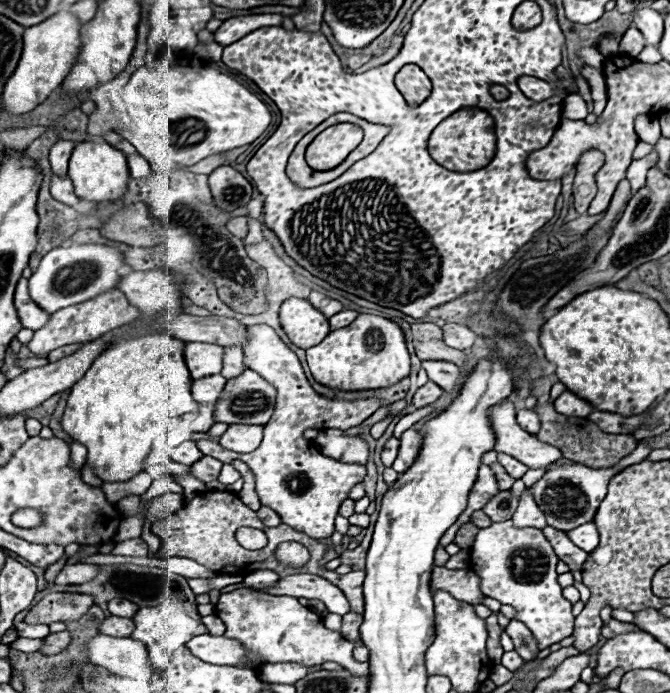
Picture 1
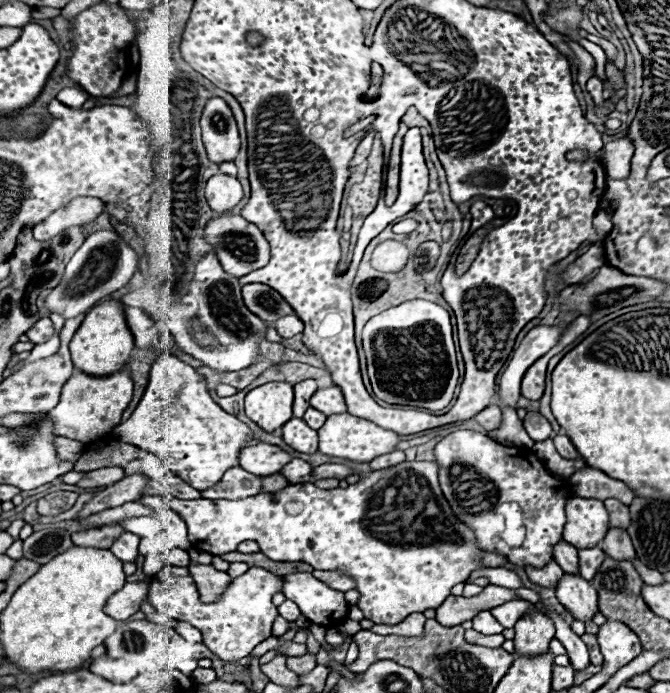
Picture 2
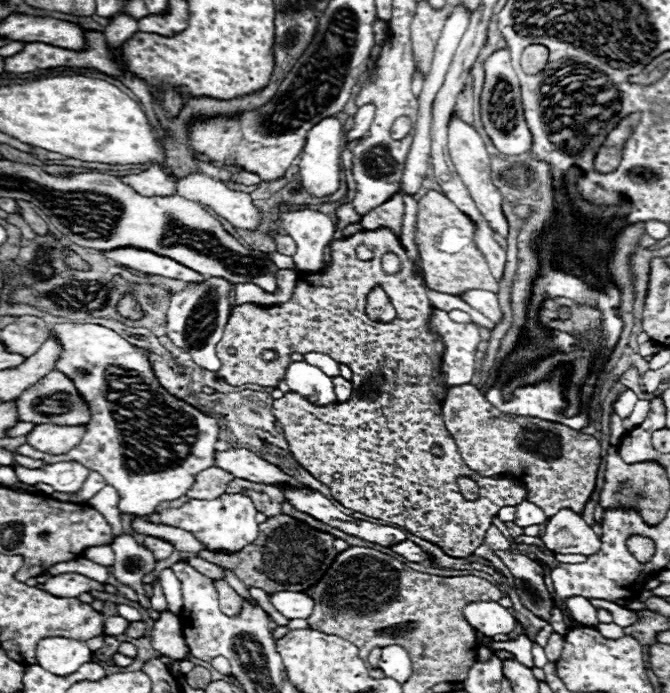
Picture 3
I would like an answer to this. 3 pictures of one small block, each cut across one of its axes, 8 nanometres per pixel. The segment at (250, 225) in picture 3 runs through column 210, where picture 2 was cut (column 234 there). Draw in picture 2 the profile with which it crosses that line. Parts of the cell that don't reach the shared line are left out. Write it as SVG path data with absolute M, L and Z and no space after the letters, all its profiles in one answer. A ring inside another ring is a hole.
M216 174L206 182L206 200L214 214L232 212L242 200L242 186L234 176Z

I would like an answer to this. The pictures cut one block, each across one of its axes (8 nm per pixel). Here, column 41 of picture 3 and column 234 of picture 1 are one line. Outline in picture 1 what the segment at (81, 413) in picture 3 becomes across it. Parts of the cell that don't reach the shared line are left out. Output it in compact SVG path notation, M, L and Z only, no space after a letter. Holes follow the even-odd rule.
M246 370L240 378L228 380L216 402L216 422L226 424L266 424L276 406L276 388L260 378L260 374Z

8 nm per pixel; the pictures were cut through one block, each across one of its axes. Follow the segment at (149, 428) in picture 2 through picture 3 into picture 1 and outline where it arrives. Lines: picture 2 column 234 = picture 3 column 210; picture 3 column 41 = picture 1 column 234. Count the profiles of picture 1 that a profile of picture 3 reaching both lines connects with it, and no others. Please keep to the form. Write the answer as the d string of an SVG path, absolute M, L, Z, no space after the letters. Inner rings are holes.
M248 326L248 346L244 346L244 362L250 370L256 370L262 378L270 380L276 386L276 392L278 392L276 394L276 410L274 410L274 416L270 418L270 422L264 426L262 444L250 454L238 454L238 452L226 450L214 440L198 440L196 444L202 450L202 454L218 458L224 464L228 464L232 460L246 462L248 468L254 474L254 484L256 484L256 492L262 500L262 506L268 506L268 508L276 510L284 524L292 526L294 530L300 530L300 532L308 534L310 538L316 538L316 540L328 538L334 532L334 518L338 514L340 504L348 498L350 490L358 482L364 480L367 471L360 464L348 464L348 462L340 462L340 460L334 460L334 458L328 458L328 456L320 454L320 450L312 442L305 440L304 432L308 428L324 430L324 426L336 426L340 430L354 428L354 426L362 424L368 416L372 416L380 408L380 400L378 398L362 398L362 400L354 400L354 402L350 402L350 400L330 400L330 398L324 398L322 394L314 392L310 382L306 380L306 374L302 370L302 364L300 364L298 356L268 326Z

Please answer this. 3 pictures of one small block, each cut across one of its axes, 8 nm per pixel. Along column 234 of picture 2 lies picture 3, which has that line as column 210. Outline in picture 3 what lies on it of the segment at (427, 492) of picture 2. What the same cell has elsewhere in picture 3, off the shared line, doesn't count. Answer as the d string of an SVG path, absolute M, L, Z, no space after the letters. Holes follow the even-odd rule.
M222 494L216 500L188 500L180 508L166 508L160 512L162 524L176 526L192 532L208 550L242 550L258 538L256 508L252 500L244 494Z

